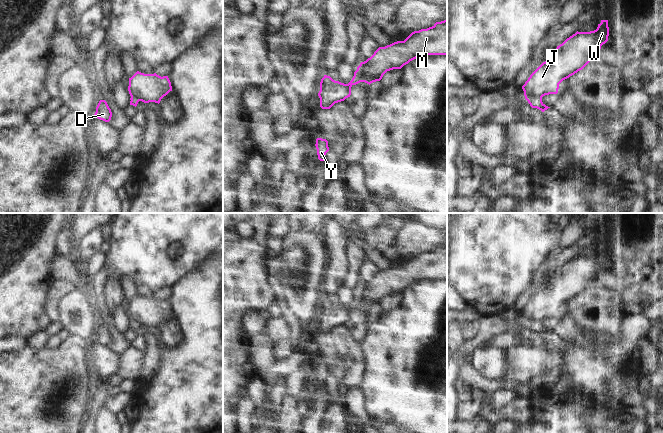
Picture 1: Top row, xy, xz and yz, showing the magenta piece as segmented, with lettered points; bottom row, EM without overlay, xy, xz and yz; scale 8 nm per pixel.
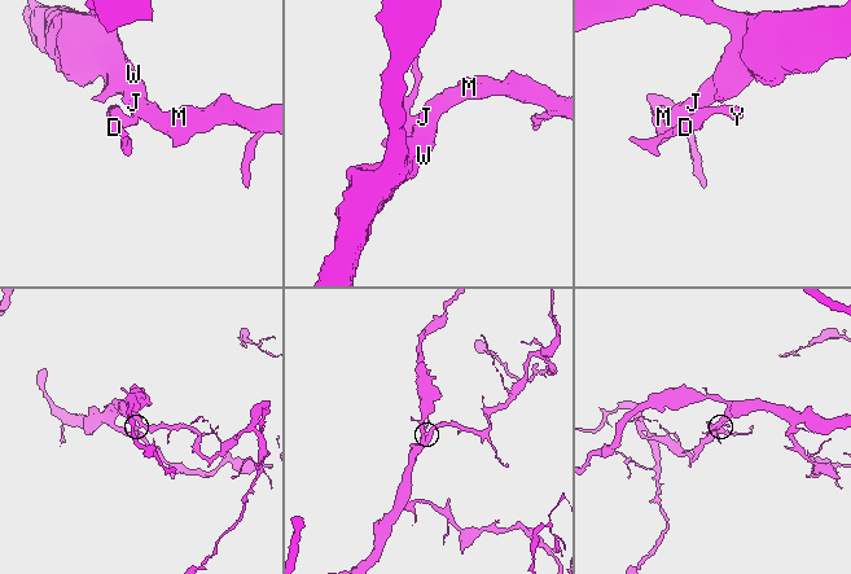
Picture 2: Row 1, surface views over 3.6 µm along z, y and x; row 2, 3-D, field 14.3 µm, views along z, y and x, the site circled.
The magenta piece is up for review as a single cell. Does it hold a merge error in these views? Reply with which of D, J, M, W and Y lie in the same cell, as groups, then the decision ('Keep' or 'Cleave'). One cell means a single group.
Groups: D Y / J M W. Cleave.

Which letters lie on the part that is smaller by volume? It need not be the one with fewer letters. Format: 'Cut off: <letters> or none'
Cut off: D, Y

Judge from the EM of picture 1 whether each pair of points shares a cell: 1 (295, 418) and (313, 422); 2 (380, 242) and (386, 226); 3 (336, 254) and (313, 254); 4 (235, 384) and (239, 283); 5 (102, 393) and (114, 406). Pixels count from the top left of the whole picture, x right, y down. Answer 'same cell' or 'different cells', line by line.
1: different cells
2: same cell
3: different cells
4: same cell
5: different cells

